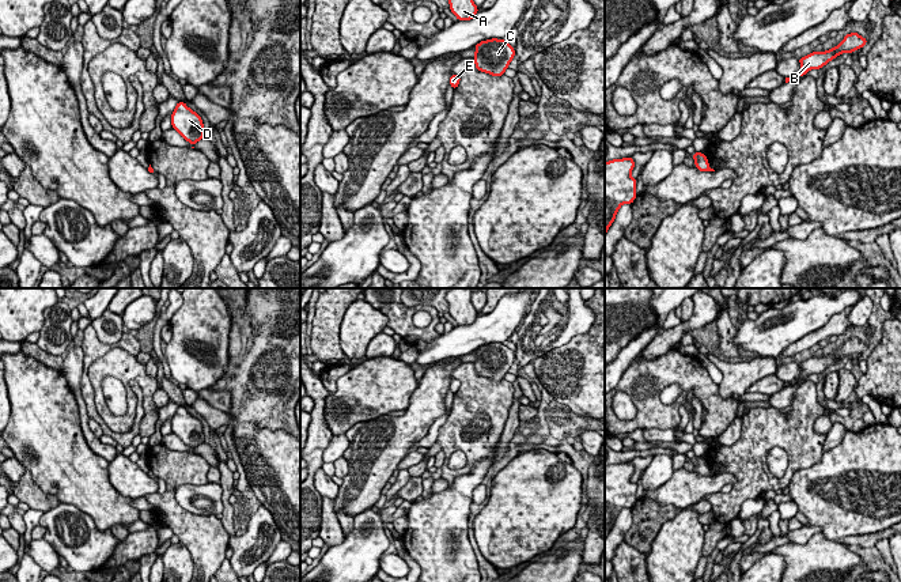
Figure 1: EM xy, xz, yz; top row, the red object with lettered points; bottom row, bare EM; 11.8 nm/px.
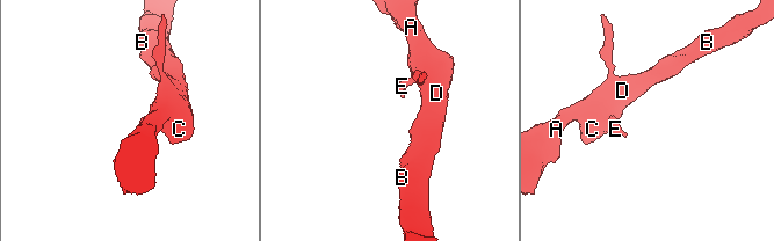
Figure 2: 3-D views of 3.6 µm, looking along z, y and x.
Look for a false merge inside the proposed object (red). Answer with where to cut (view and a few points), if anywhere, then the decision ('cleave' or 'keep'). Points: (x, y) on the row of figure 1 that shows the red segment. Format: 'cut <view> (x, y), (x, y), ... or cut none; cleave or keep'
cut none; keep

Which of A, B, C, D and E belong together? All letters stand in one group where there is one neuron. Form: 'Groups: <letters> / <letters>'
Groups: A B C D E

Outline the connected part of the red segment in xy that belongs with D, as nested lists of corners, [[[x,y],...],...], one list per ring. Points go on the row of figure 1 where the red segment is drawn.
[[[185,102],[177,103],[171,114],[171,125],[192,146],[204,139],[202,118],[189,109]]]

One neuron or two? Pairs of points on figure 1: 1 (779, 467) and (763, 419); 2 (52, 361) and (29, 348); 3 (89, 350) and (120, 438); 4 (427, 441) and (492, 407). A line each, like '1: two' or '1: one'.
1: two
2: one
3: one
4: two

